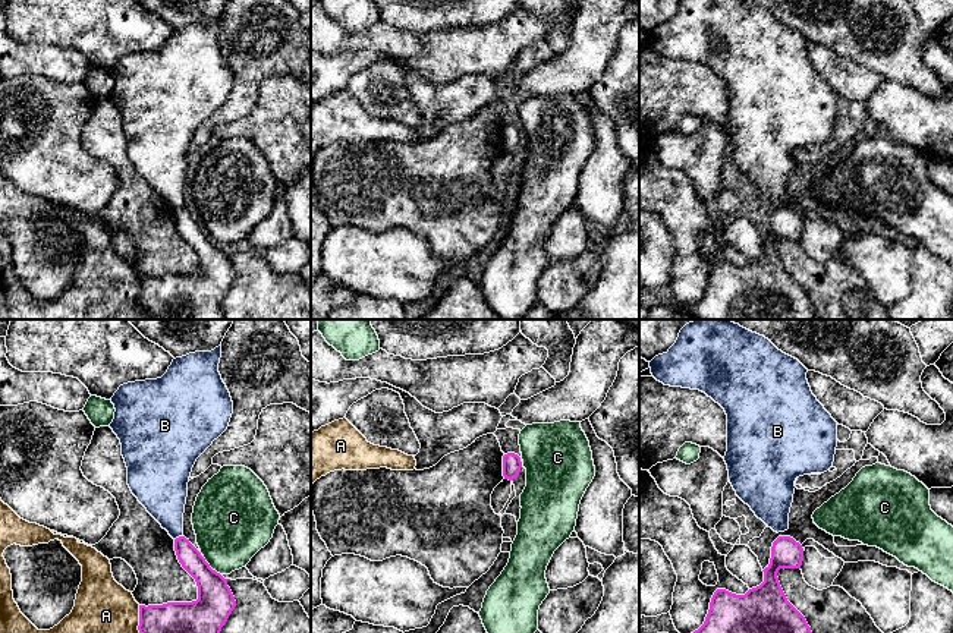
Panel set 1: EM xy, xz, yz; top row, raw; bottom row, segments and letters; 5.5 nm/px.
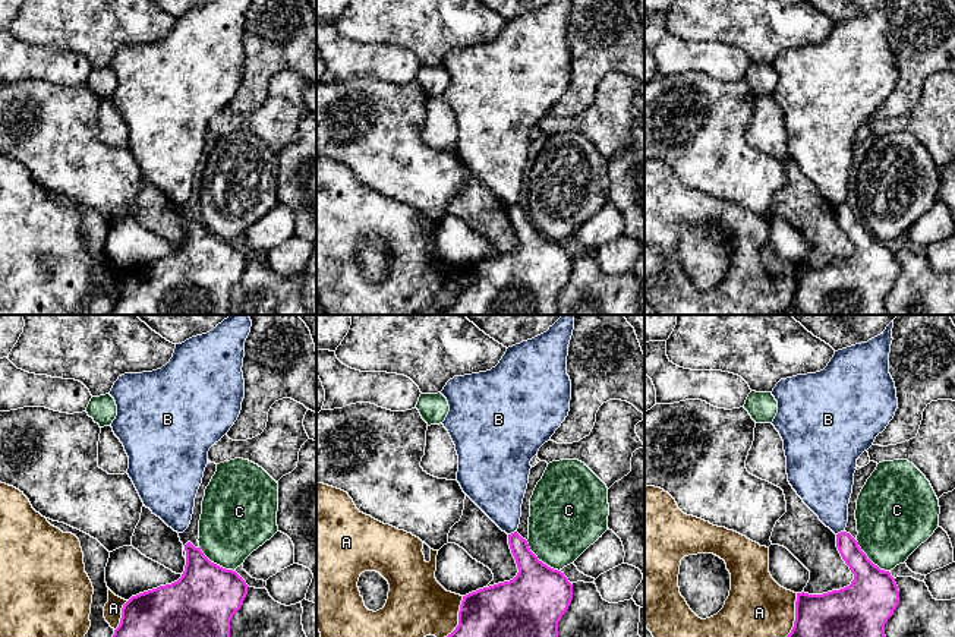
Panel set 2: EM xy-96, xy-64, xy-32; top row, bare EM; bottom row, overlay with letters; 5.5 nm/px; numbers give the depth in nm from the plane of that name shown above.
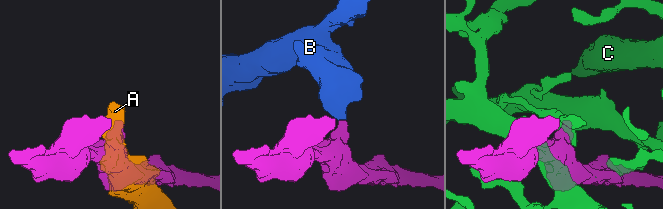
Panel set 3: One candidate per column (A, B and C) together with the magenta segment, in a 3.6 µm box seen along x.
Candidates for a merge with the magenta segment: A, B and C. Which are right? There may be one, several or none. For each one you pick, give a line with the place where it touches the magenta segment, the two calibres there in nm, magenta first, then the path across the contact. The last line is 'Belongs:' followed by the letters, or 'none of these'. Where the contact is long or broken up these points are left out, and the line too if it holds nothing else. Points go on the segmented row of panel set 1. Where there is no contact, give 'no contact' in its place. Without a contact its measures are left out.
Belongs: none of these

